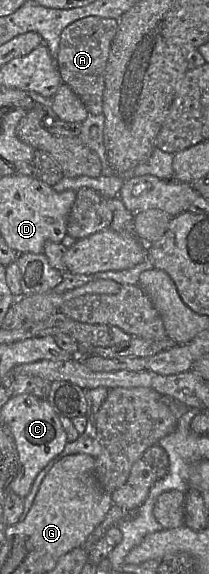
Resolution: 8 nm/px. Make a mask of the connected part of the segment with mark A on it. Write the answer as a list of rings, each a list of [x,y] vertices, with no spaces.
[[[88,16],[71,23],[61,33],[57,67],[62,83],[73,90],[93,115],[103,111],[105,69],[117,28],[117,19]]]

